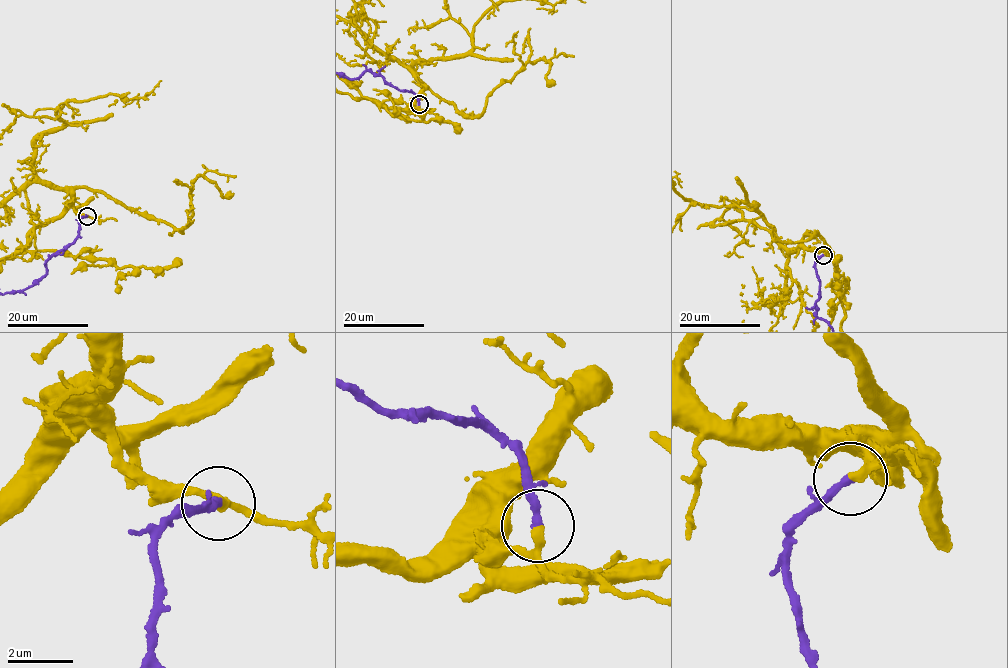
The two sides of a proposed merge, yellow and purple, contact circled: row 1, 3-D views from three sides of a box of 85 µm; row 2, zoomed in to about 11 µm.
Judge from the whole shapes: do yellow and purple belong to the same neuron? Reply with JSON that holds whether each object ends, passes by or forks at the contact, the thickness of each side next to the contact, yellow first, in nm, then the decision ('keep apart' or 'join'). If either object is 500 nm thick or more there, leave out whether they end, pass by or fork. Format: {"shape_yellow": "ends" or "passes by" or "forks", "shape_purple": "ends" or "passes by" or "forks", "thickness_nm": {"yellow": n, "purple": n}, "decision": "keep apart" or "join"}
{"shape_yellow": "passes by", "shape_purple": "ends", "thickness_nm": {"yellow": 180, "purple": 280}, "decision": "join"}

